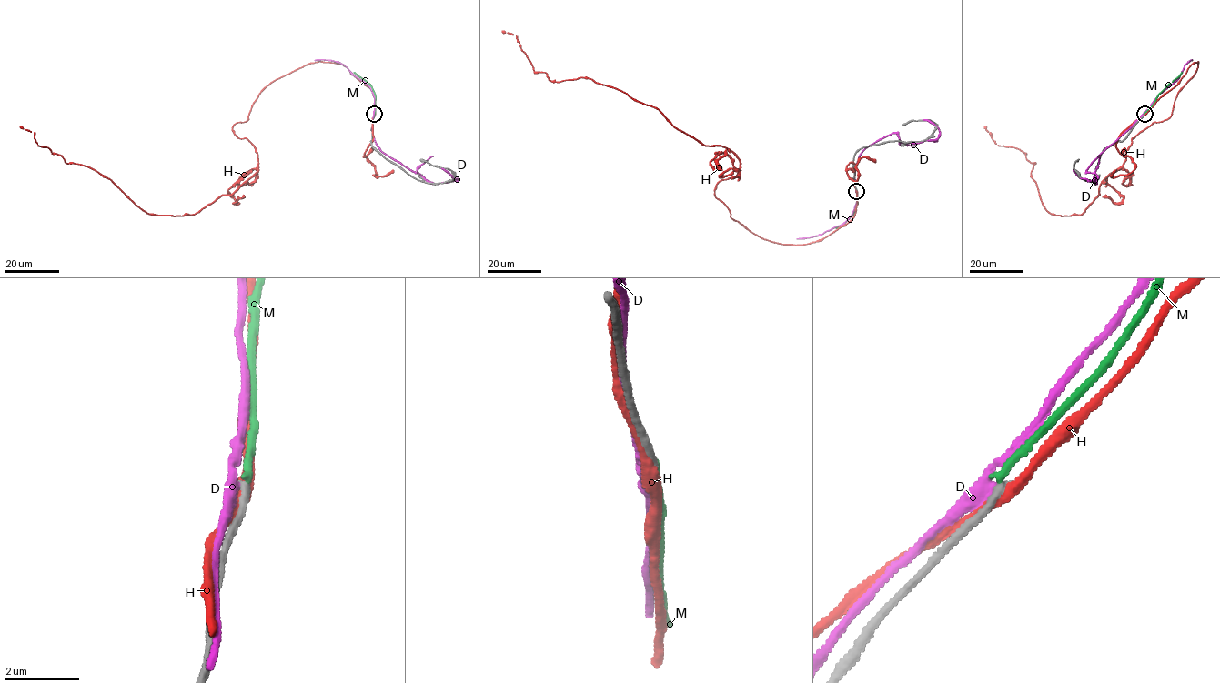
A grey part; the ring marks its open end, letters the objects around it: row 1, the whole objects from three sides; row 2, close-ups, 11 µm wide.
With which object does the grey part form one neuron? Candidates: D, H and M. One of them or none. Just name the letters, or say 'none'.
none

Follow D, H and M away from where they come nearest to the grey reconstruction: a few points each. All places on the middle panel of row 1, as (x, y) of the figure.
D: (856, 190), (854, 167), (860, 155), (892, 133), (902, 142), (935, 139), (938, 129), (923, 120)
H: (856, 189), (821, 239), (763, 238), (715, 195), (740, 172), (728, 149), (589, 78), (550, 81), (501, 30)
M: (857, 190), (857, 205), (853, 214), (836, 228)

